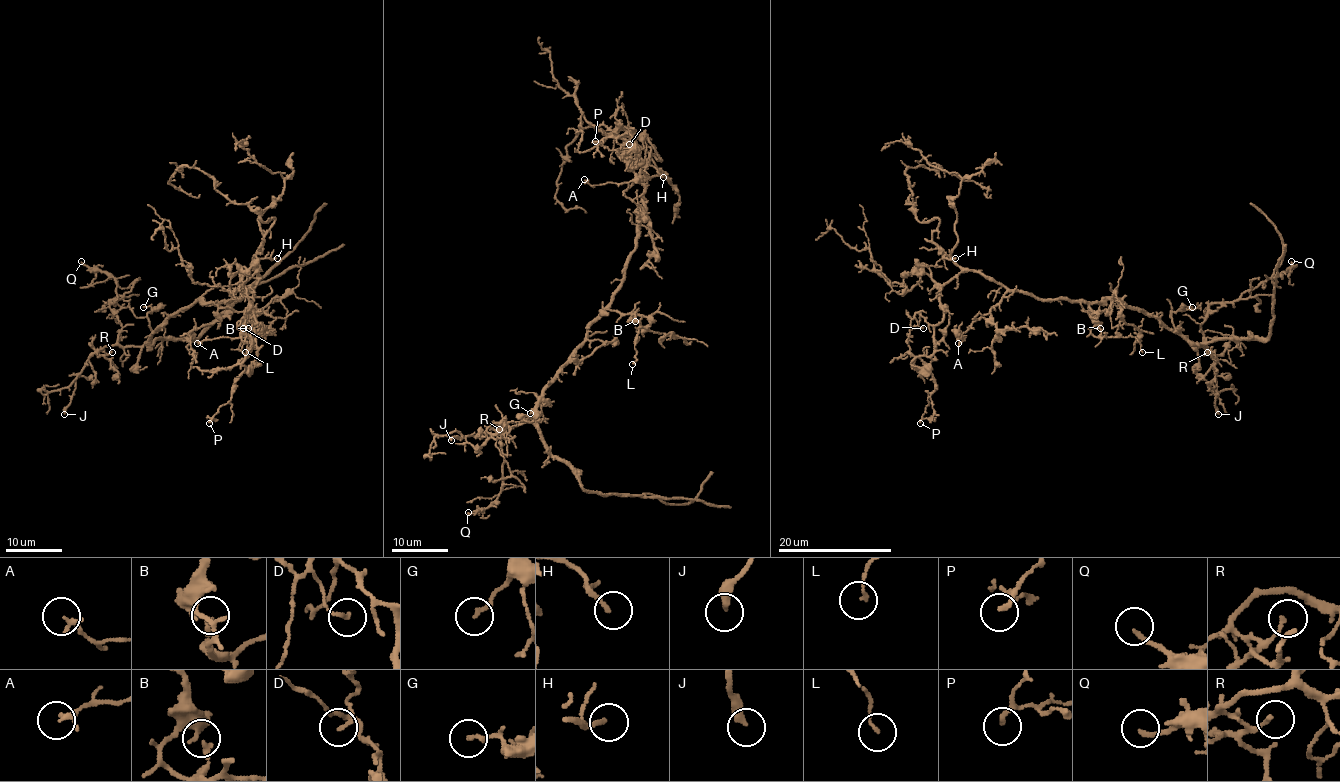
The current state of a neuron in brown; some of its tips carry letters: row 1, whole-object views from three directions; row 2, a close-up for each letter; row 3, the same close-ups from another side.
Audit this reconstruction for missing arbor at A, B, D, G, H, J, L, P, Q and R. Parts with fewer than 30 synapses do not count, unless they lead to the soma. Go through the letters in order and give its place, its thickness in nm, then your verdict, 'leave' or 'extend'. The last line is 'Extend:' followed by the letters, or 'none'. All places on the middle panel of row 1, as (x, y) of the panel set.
A: (584, 179) | 200 nm | leave
B: (635, 321) | 160 nm | leave
D: (629, 144) | 140 nm | leave
G: (530, 413) | 150 nm | leave
H: (663, 177) | 170 nm | leave
J: (451, 440) | 340 nm | leave
L: (632, 364) | 120 nm | leave
P: (595, 141) | 130 nm | leave
Q: (468, 512) | 170 nm | leave
R: (499, 429) | 140 nm | leave
Extend: none

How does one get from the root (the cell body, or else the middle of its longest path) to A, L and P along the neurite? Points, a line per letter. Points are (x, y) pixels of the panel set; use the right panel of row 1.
A: (1074, 301), (1040, 299), (1026, 292), (1007, 291), (988, 314), (976, 319), (959, 336), (964, 339), (958, 343)
L: (1074, 301), (1084, 301), (1095, 314), (1095, 324), (1091, 329), (1095, 336), (1134, 336), (1142, 352)
P: (1074, 301), (1007, 291), (969, 270), (952, 277), (940, 294), (934, 352), (911, 363), (934, 382), (920, 423)

